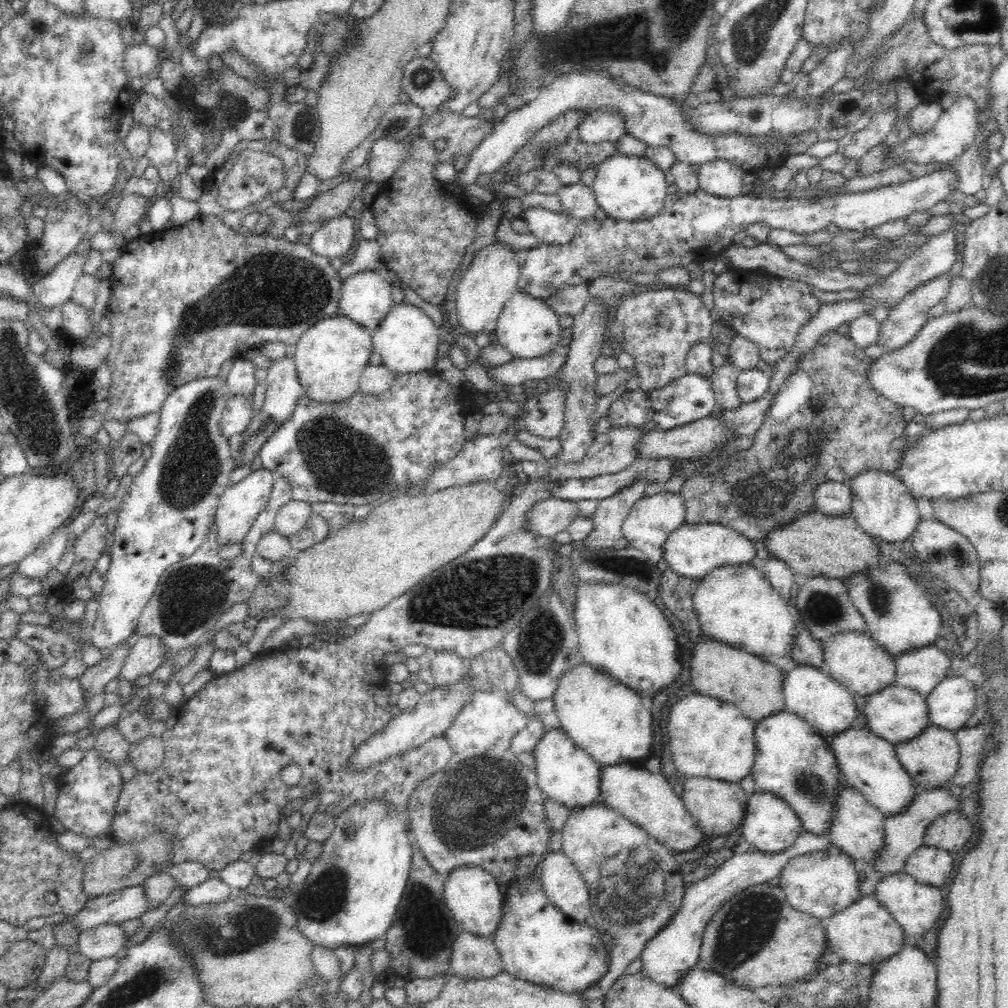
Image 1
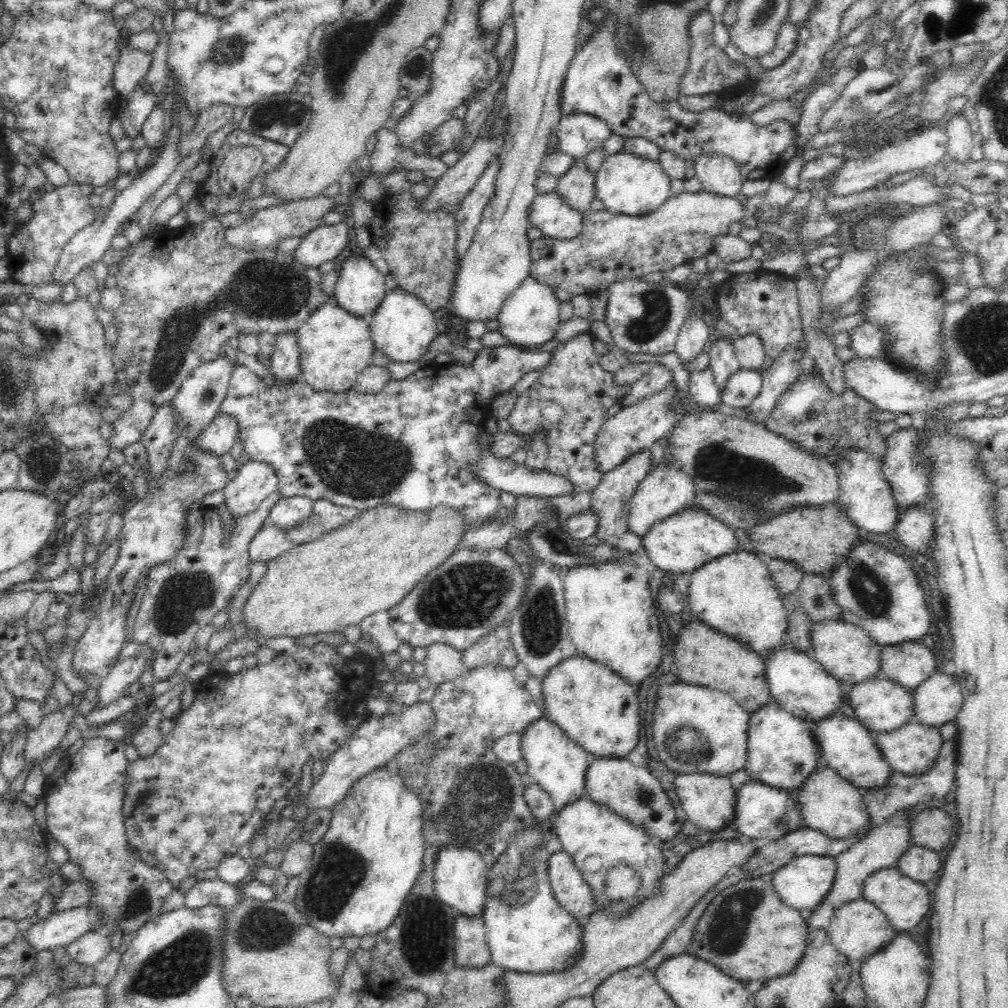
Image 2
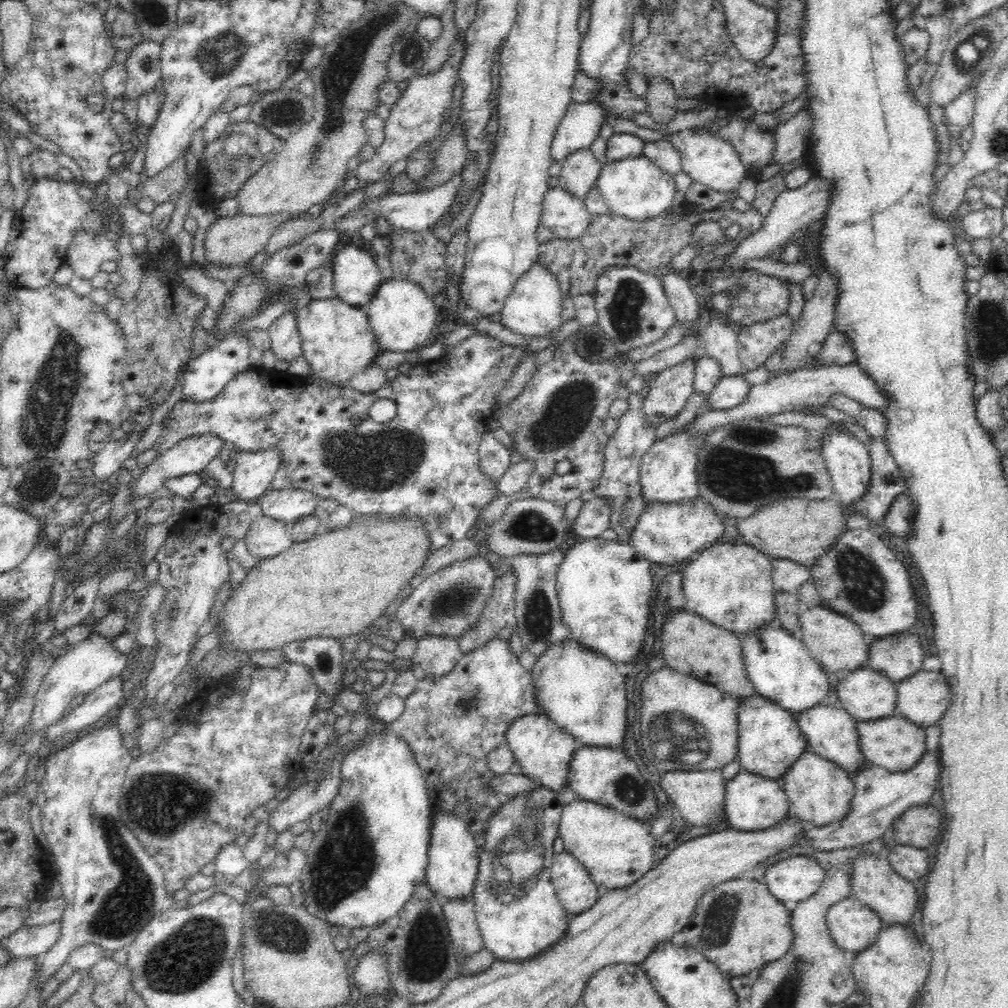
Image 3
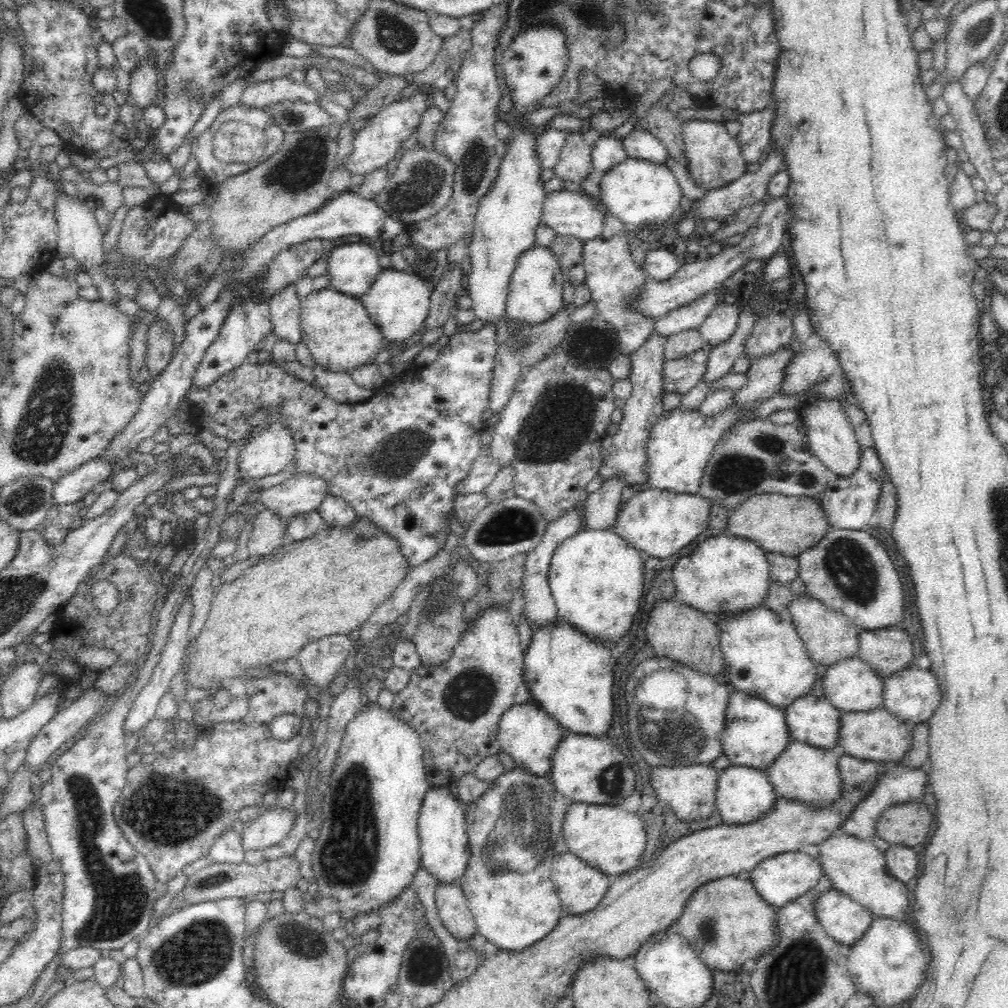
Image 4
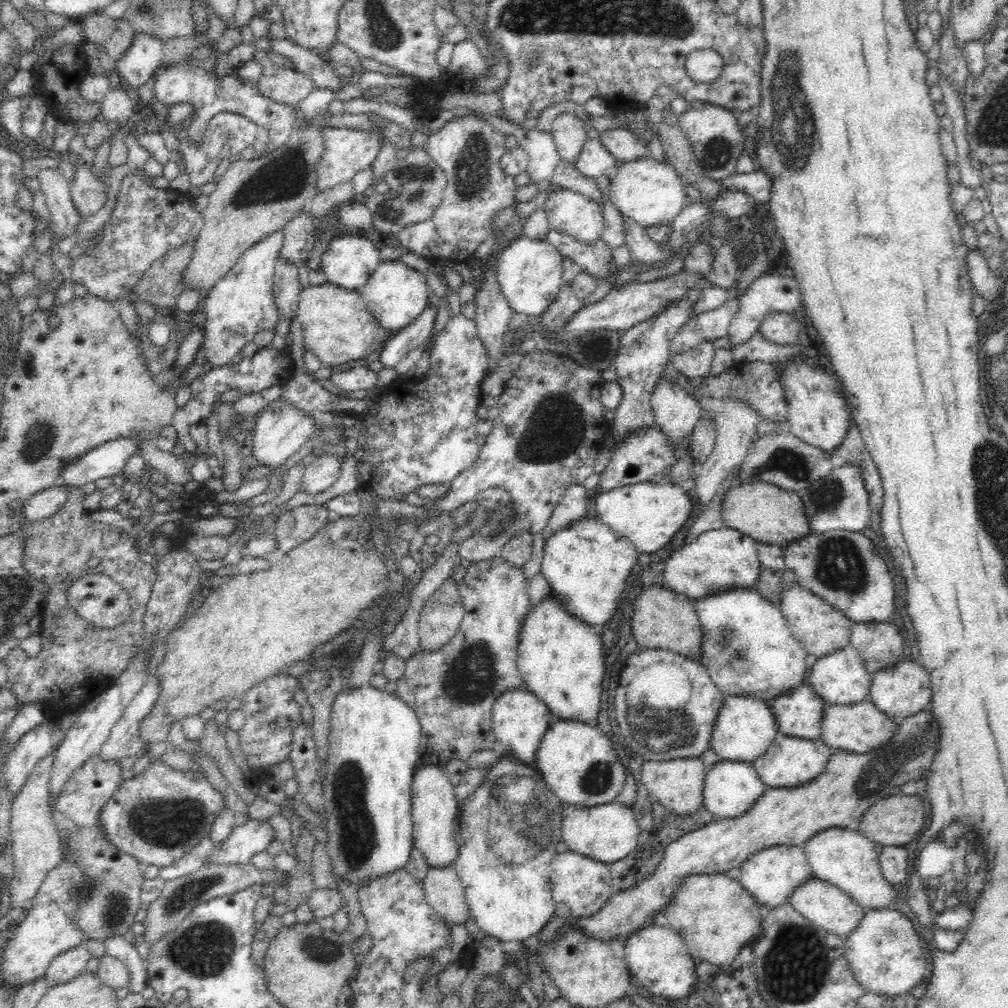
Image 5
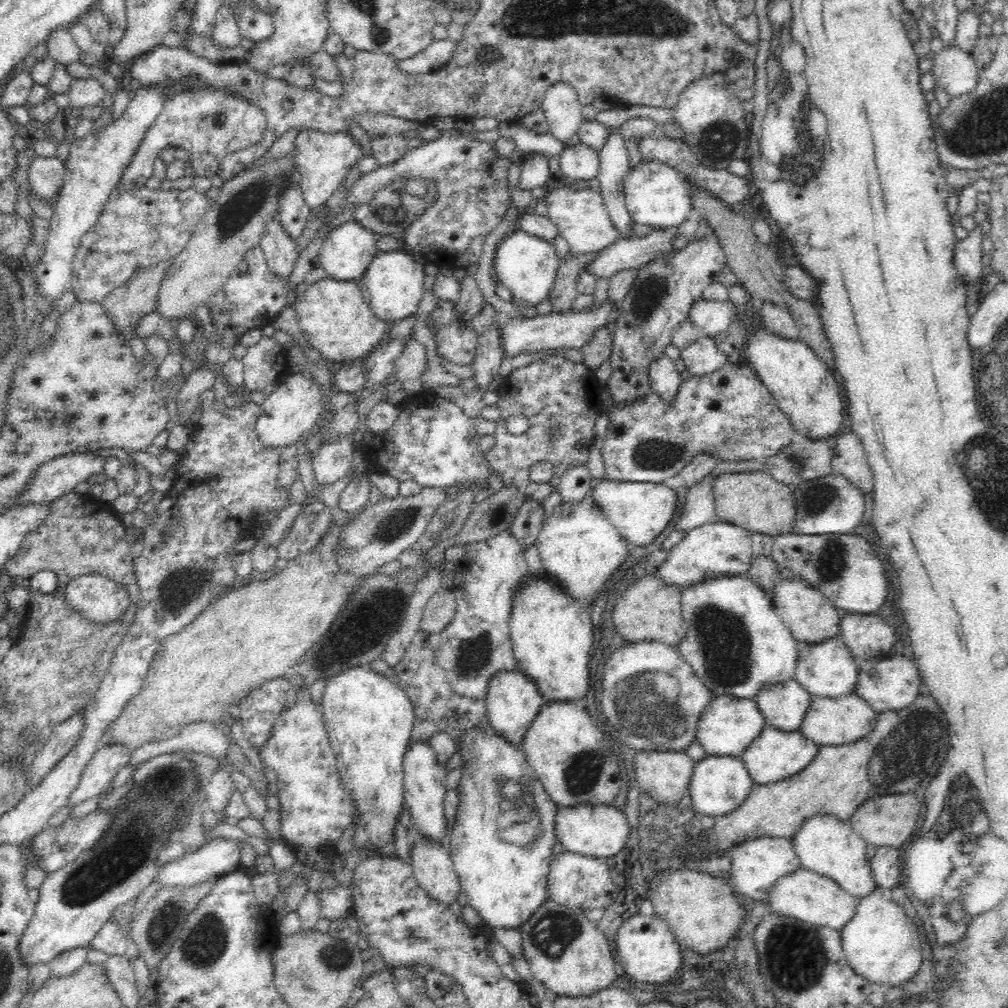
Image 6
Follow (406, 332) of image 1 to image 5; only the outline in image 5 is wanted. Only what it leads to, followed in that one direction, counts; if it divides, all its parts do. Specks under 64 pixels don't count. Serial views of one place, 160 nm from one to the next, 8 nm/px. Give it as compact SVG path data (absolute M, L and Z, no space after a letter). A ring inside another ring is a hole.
M400 257L392 261L381 260L370 274L370 278L366 280L366 284L357 290L364 299L370 314L382 328L390 332L396 332L416 320L427 307L426 302L430 293L426 277L408 266Z

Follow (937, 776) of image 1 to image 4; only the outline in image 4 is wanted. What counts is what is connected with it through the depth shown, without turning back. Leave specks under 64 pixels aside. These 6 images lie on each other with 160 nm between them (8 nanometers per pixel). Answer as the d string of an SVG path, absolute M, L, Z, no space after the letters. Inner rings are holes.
M884 708L866 712L841 712L838 728L838 746L850 756L875 760L876 762L898 762L906 755L912 744L912 727Z

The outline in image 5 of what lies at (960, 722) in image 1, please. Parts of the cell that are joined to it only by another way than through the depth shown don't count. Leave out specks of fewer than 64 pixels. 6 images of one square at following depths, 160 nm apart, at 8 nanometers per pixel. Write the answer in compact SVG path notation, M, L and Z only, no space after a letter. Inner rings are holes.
M907 658L889 668L871 674L868 700L871 700L879 711L898 719L916 714L928 706L932 698L930 675L912 658Z

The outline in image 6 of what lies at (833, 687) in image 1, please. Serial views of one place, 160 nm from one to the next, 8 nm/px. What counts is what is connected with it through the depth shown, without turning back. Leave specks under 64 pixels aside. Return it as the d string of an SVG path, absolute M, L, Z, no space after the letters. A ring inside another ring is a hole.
M746 574L704 578L681 591L686 636L676 648L712 695L753 698L768 686L792 679L799 642L784 627L770 596Z

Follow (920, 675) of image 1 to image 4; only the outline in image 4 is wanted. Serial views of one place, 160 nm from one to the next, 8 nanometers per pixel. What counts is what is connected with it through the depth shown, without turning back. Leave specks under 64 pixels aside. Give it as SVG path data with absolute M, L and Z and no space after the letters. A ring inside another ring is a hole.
M899 626L858 632L858 658L881 677L912 665L912 640Z

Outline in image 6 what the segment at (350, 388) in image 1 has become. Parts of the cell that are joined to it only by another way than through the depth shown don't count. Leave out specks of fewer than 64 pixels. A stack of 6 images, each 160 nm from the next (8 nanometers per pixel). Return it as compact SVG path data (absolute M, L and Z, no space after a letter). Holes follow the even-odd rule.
M326 276L308 285L306 291L297 296L293 307L304 344L318 350L324 359L333 362L353 361L368 355L386 339L389 324L368 308L357 281Z

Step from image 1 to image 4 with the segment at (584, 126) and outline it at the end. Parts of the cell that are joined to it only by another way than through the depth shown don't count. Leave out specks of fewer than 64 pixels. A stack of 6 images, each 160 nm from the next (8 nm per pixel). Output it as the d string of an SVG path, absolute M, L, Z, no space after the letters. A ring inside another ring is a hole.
M552 127L540 129L536 133L534 153L540 161L540 170L552 170L555 167L566 138L568 138L568 131L560 131Z

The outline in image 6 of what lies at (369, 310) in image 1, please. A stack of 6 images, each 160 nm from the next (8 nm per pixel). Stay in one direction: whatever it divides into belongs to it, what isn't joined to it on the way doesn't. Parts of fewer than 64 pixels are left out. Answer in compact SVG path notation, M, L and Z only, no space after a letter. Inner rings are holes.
M348 220L339 224L327 233L324 244L319 252L320 265L324 267L327 276L336 280L357 281L368 268L374 256L379 251L376 241L378 236L363 225L363 222Z

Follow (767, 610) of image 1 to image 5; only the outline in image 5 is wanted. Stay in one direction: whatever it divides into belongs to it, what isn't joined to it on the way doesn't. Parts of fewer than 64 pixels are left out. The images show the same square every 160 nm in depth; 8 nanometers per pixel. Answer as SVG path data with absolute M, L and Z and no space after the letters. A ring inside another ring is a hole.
M732 528L702 532L691 542L682 545L666 560L662 584L690 601L704 598L706 594L730 588L751 588L758 578L760 561L757 540Z

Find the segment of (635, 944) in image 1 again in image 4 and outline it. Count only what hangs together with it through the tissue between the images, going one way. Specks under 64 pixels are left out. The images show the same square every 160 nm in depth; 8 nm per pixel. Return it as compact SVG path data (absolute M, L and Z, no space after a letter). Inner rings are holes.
M573 802L566 811L560 831L568 851L576 854L576 857L584 860L588 865L599 869L606 876L612 874L624 876L628 871L634 869L646 846L646 831L644 831L644 824L638 814L634 811L624 812L617 805L589 805L583 802Z

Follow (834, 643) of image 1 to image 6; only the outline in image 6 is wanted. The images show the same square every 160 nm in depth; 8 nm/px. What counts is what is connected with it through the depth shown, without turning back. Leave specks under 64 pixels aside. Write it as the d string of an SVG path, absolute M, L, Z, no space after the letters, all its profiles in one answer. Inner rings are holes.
M794 577L791 580L781 579L772 586L770 592L774 610L784 623L784 627L788 627L788 631L798 642L818 644L826 638L838 636L842 612L804 579L799 577Z

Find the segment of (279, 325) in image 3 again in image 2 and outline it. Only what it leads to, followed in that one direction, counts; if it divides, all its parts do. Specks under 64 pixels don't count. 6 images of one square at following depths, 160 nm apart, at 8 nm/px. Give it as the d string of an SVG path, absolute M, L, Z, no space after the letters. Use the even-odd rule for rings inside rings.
M291 330L274 335L274 350L271 352L270 372L281 379L300 378L300 351L297 336Z

